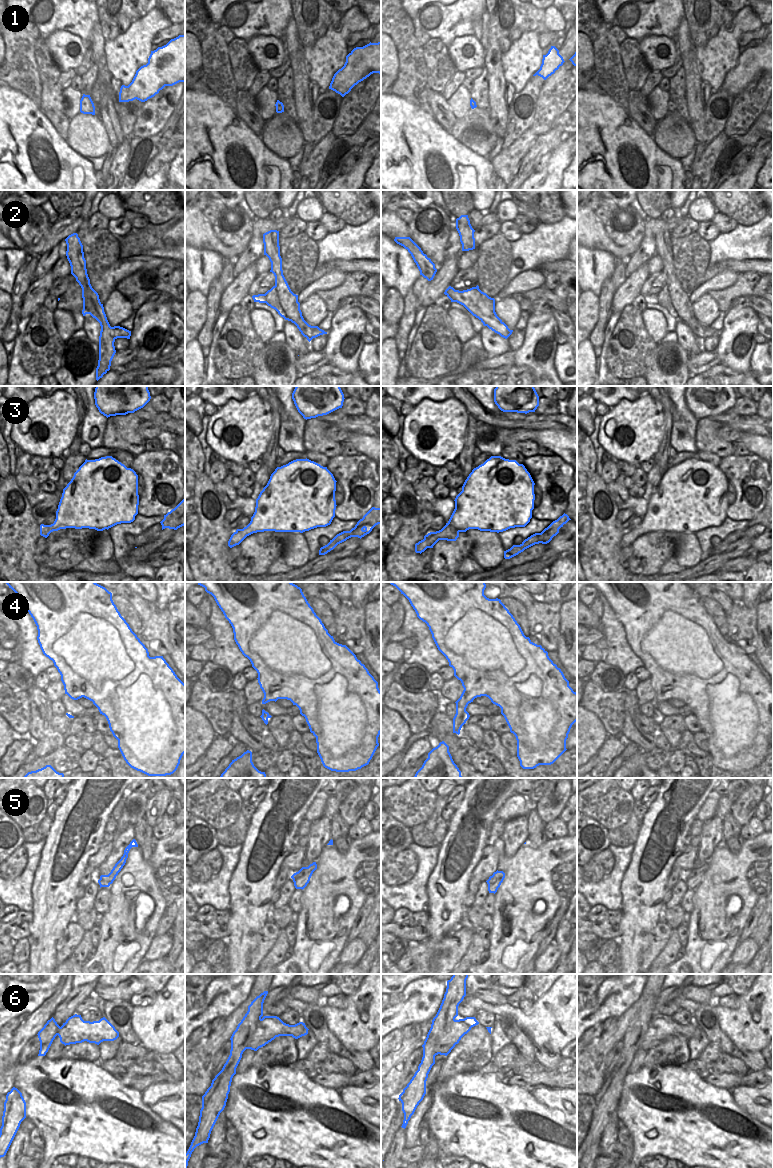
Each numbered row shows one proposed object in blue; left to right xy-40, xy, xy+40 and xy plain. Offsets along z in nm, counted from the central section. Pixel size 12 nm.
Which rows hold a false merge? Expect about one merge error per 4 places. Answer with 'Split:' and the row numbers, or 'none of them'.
Split: 2, 3, 6

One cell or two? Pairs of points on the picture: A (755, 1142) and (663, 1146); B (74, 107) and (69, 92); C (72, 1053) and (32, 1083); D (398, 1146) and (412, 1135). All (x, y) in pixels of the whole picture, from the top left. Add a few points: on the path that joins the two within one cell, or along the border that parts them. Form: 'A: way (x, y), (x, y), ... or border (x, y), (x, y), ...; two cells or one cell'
A: way (732, 1142), (686, 1142); one cell
B: way (73, 103), (71, 96); one cell
C: border (60, 1057), (88, 1061); two cells
D: border (404, 1129), (405, 1147); two cells

